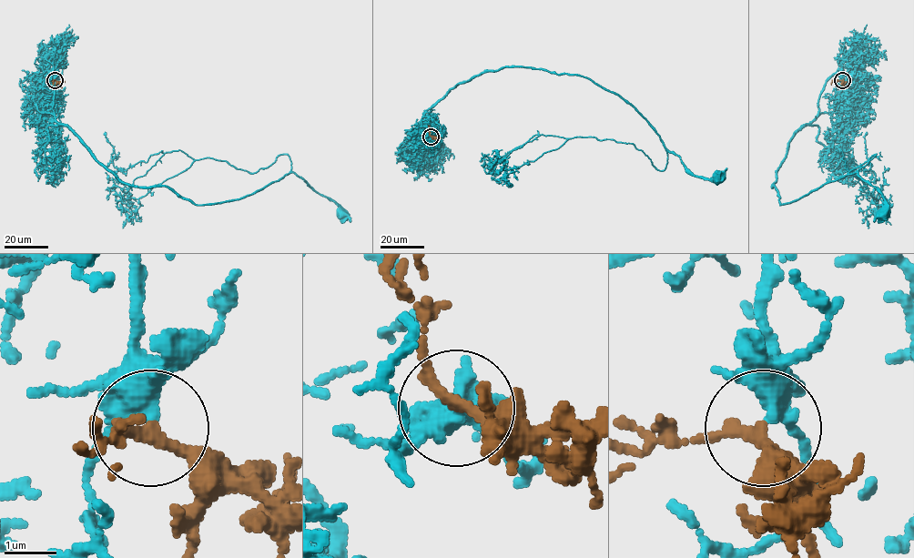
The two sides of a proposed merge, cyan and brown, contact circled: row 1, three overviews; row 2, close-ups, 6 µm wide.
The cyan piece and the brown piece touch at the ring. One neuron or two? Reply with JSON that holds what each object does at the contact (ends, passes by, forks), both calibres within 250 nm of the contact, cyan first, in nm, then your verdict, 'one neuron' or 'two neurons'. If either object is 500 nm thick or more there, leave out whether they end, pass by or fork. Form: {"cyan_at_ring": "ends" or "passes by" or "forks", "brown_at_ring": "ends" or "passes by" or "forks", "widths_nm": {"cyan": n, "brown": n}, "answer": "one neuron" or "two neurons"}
{"cyan_at_ring": "forks", "brown_at_ring": "passes by", "widths_nm": {"cyan": 320, "brown": 220}, "answer": "one neuron"}

